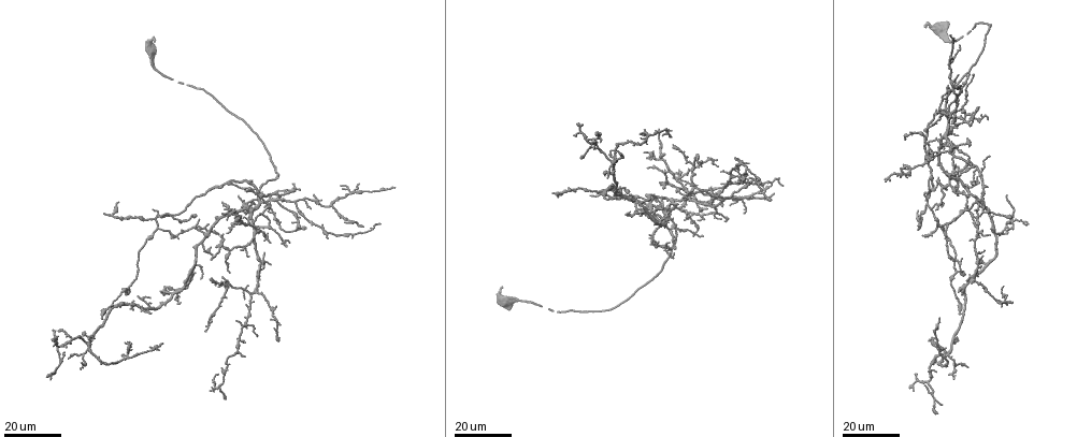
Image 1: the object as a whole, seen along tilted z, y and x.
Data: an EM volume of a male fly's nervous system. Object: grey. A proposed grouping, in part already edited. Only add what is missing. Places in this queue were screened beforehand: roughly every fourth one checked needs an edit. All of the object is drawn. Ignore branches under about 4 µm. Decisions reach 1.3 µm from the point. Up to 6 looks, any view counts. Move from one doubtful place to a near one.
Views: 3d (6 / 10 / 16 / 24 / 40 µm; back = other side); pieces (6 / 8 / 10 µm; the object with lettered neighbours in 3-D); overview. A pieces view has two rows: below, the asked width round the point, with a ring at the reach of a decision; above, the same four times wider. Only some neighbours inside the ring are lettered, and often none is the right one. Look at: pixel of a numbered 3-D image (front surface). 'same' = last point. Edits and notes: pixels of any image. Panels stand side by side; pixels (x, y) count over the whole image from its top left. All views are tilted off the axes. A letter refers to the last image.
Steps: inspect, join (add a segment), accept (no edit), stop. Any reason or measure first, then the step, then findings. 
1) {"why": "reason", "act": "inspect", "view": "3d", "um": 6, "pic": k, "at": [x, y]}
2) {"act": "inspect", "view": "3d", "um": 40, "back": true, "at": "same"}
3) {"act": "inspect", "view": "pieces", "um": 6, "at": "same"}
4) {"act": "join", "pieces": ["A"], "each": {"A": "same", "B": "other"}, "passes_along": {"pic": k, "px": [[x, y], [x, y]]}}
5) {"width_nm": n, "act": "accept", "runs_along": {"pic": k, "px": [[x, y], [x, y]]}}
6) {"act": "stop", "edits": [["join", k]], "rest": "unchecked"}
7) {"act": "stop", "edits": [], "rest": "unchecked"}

{"why": "long arm stops here", "act": "inspect", "view": "3d", "um": 16, "pic": 1, "at": [393, 187]}

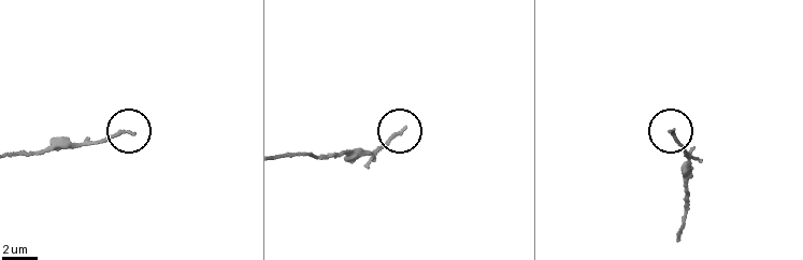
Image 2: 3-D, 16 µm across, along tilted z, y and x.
{"act": "inspect", "view": "pieces", "um": 8, "pic": 2, "at": [406, 130]}

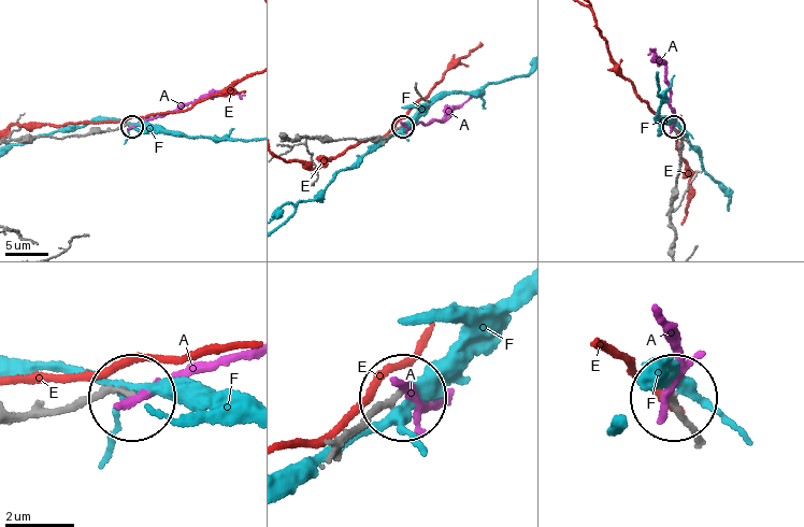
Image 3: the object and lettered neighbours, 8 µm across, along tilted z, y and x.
{"act": "accept", "each": {"A": "other", "E": "other", "F": "other"}, "runs_along": {"pic": 3, "px": [[15, 140], [27, 142], [42, 136], [59, 139], [130, 126]]}, "found": "none of them fits"}

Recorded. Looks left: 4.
{"act": "inspect", "view": "3d", "um": 16, "pic": 1, "at": [968, 72]}

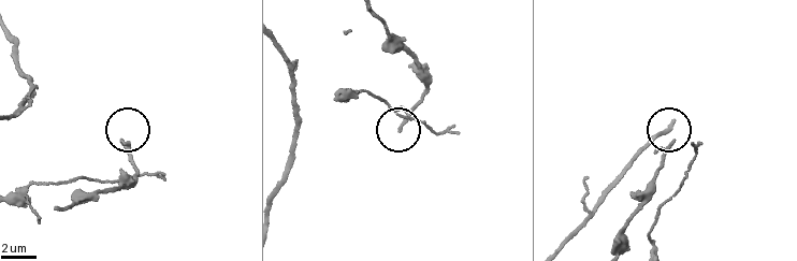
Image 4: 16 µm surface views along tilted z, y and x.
{"why": "what lies round it", "act": "inspect", "view": "pieces", "um": 8, "pic": 4, "at": [403, 127]}

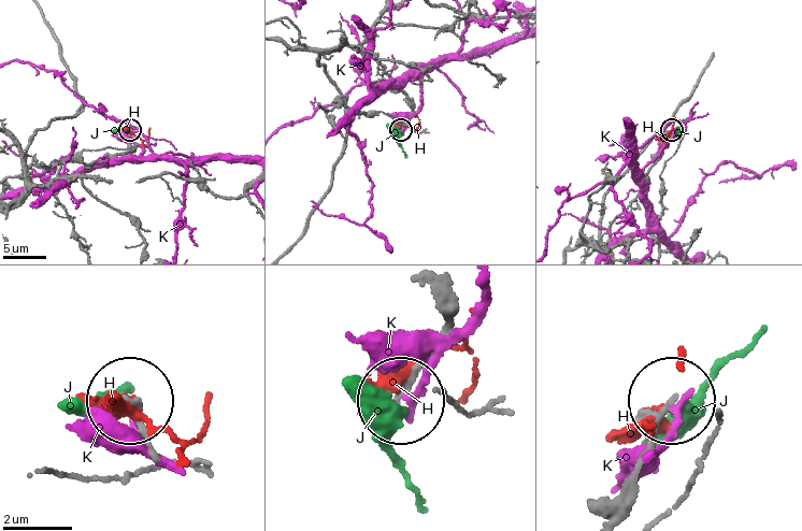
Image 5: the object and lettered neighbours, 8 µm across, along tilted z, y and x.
{"act": "accept", "each": {"H": "other", "J": "other", "K": "other"}, "runs_along": {"pic": 5, "px": [[442, 300], [441, 335], [402, 397]]}, "found": "none of them fits"}

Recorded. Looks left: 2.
{"why": "an open end", "act": "inspect", "view": "3d", "um": 24, "pic": 1, "at": [673, 249]}

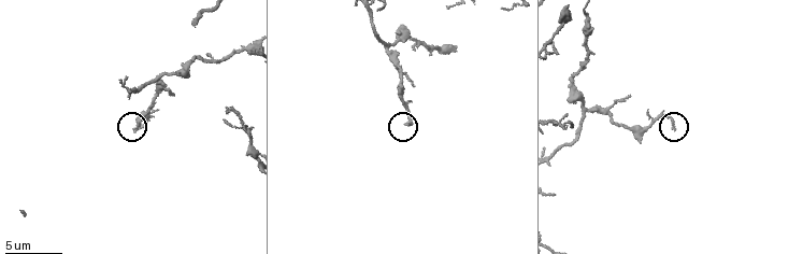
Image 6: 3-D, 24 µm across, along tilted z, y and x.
{"act": "inspect", "view": "pieces", "um": 8, "pic": 6, "at": [405, 124]}

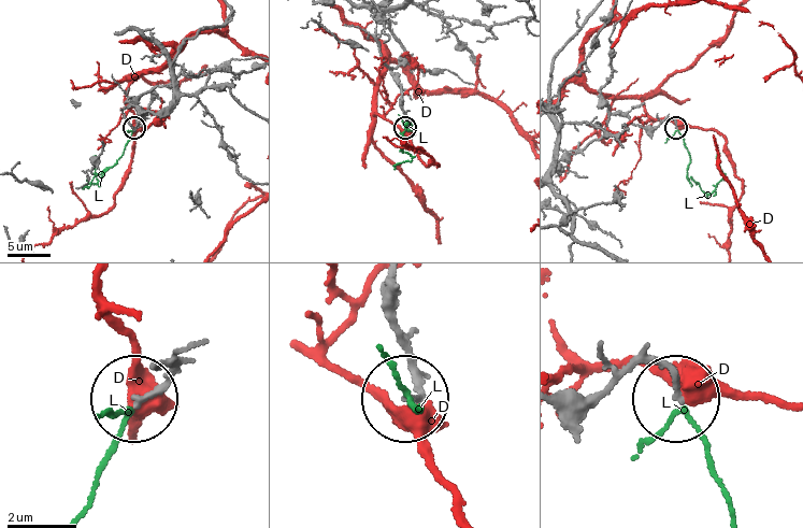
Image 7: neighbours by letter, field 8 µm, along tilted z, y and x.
{"act": "join", "pieces": ["L"], "each": {"D": "other", "L": "same"}, "passes_along": {"pic": 7, "px": [[403, 104], [411, 159], [395, 169]]}, "found": "it goes on there"}

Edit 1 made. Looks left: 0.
{"act": "stop", "edits": [["join", 7]], "rest": "unchecked"}

